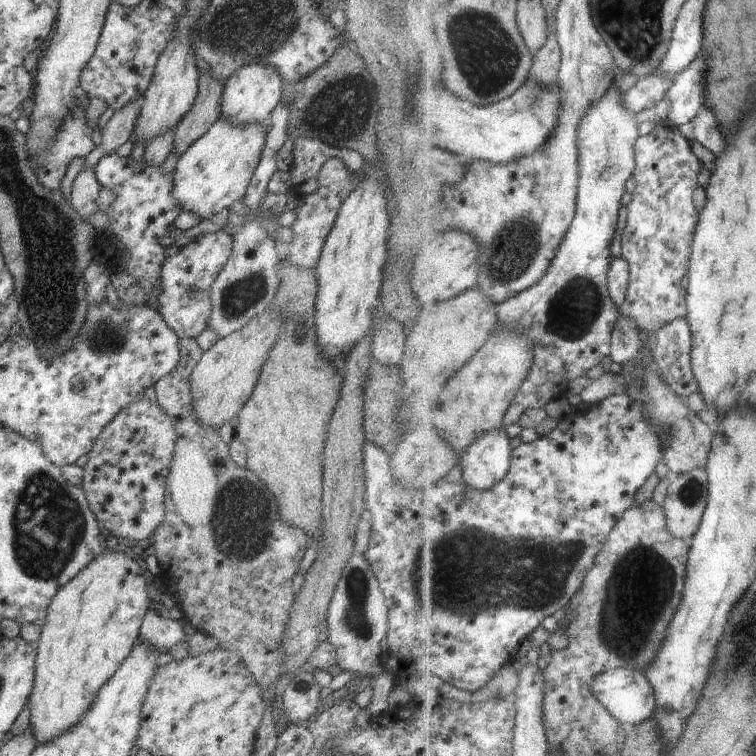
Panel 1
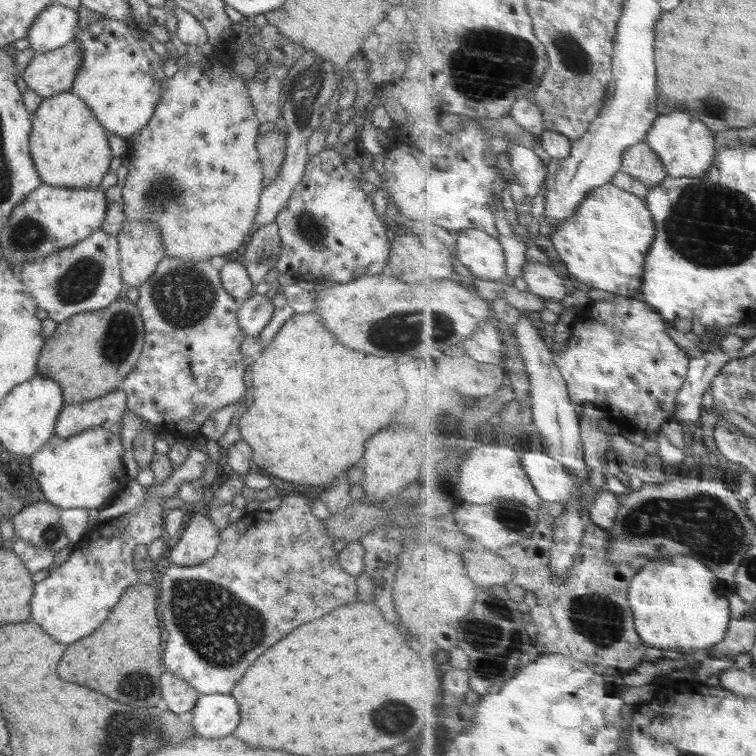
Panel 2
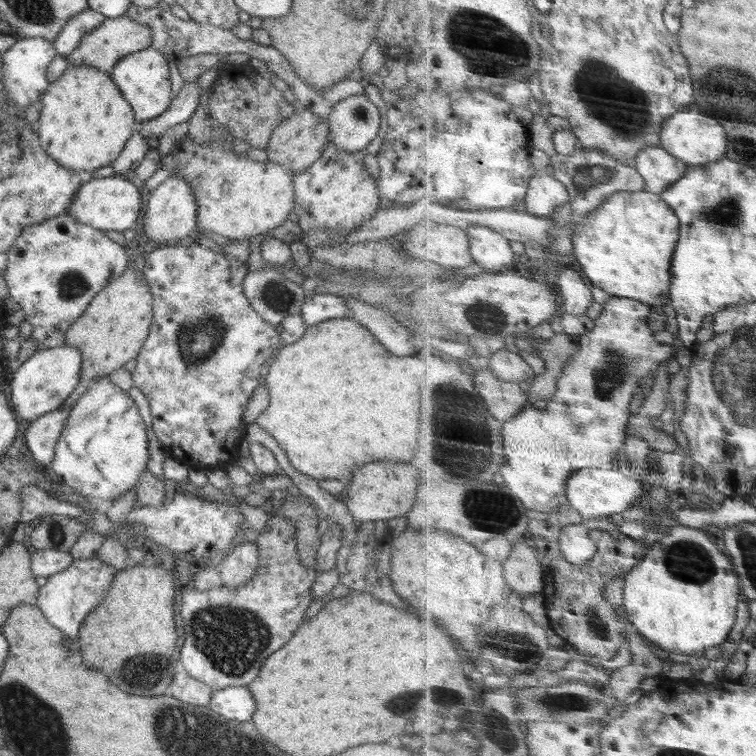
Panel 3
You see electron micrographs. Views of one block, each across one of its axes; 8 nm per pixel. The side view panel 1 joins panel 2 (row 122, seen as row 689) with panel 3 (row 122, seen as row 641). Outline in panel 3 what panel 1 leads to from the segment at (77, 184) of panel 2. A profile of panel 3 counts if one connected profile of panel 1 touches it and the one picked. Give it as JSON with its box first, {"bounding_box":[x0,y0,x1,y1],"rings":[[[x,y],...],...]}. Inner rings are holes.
{"bounding_box":[36,66,138,173],"rings":[[[69,66],[62,77],[48,85],[41,102],[42,110],[36,125],[40,146],[57,164],[77,173],[93,172],[110,166],[118,158],[130,136],[138,129],[133,109],[122,97],[110,74],[92,66]]]}

